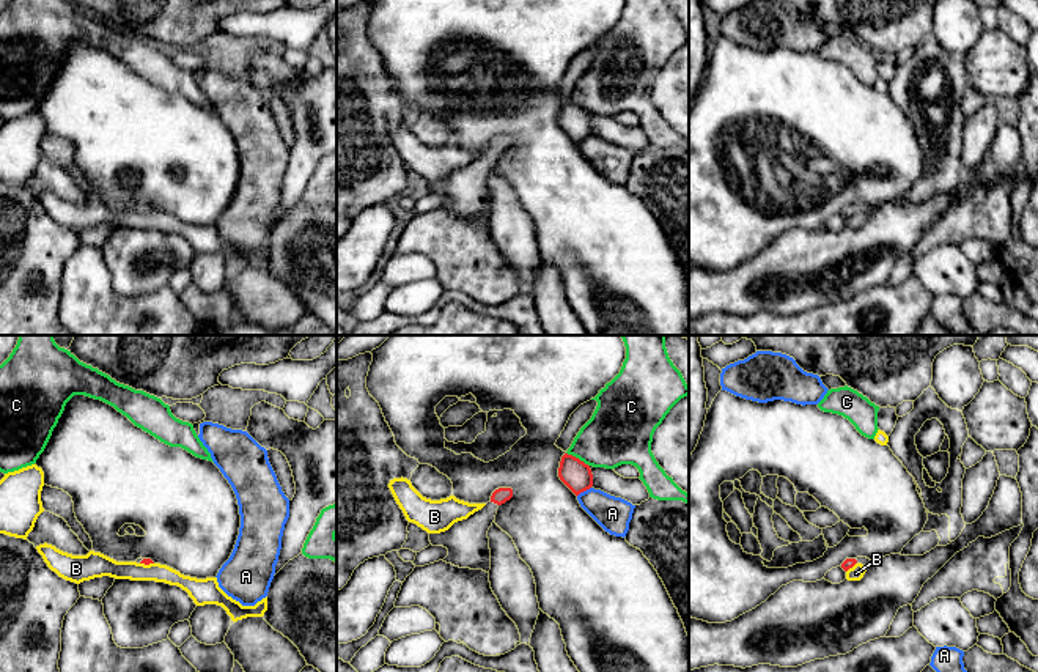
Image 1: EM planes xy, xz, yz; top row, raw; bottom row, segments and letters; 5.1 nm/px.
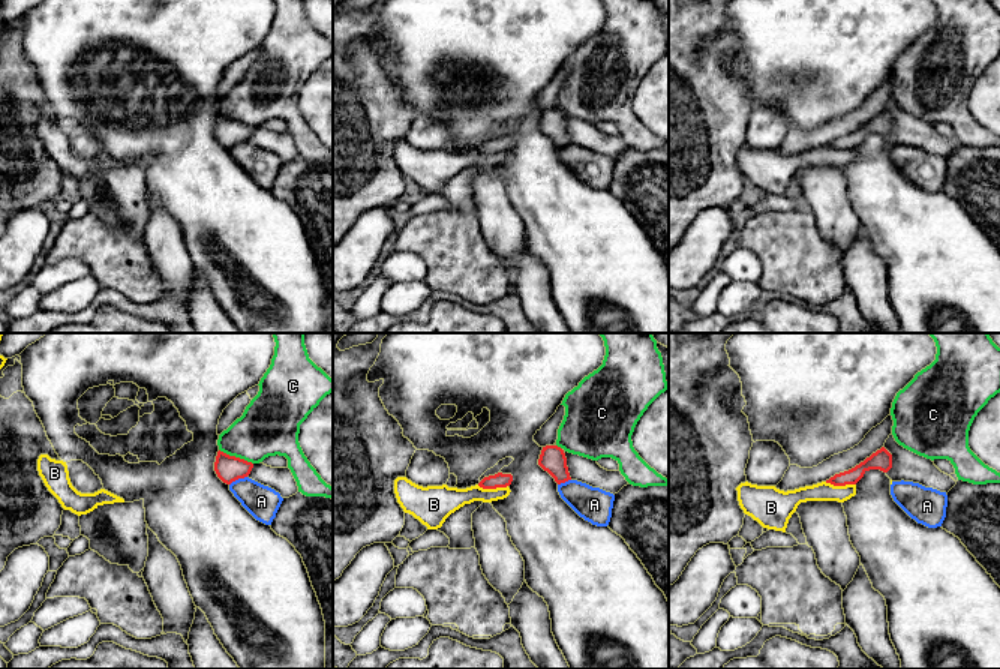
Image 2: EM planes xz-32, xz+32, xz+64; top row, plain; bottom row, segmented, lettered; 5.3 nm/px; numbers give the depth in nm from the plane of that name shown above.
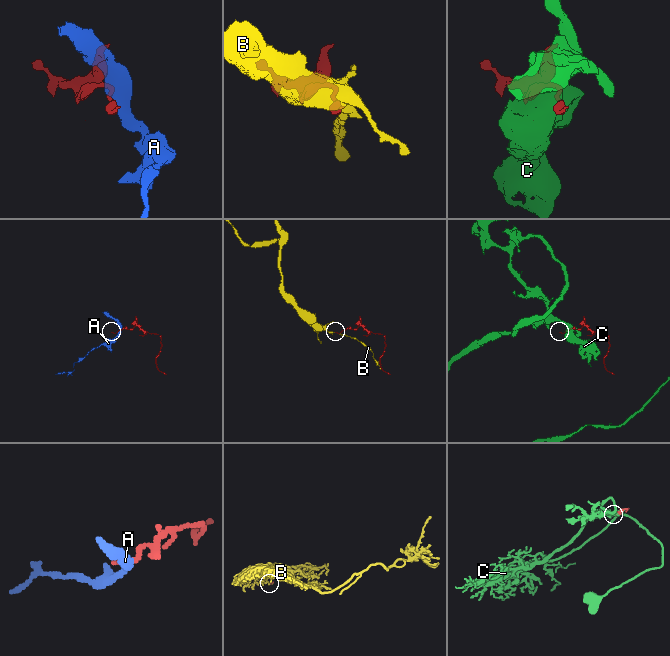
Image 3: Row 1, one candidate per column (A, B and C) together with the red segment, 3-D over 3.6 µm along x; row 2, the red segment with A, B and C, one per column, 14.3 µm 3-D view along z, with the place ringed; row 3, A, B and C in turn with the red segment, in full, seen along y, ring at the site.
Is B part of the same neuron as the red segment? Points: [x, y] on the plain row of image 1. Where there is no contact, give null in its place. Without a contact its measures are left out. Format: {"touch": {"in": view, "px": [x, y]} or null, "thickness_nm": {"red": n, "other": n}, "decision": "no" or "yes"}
{"touch": {"in": "xy", "px": [147, 211]}, "thickness_nm": {"red": 30, "other": 120}, "decision": "no"}

